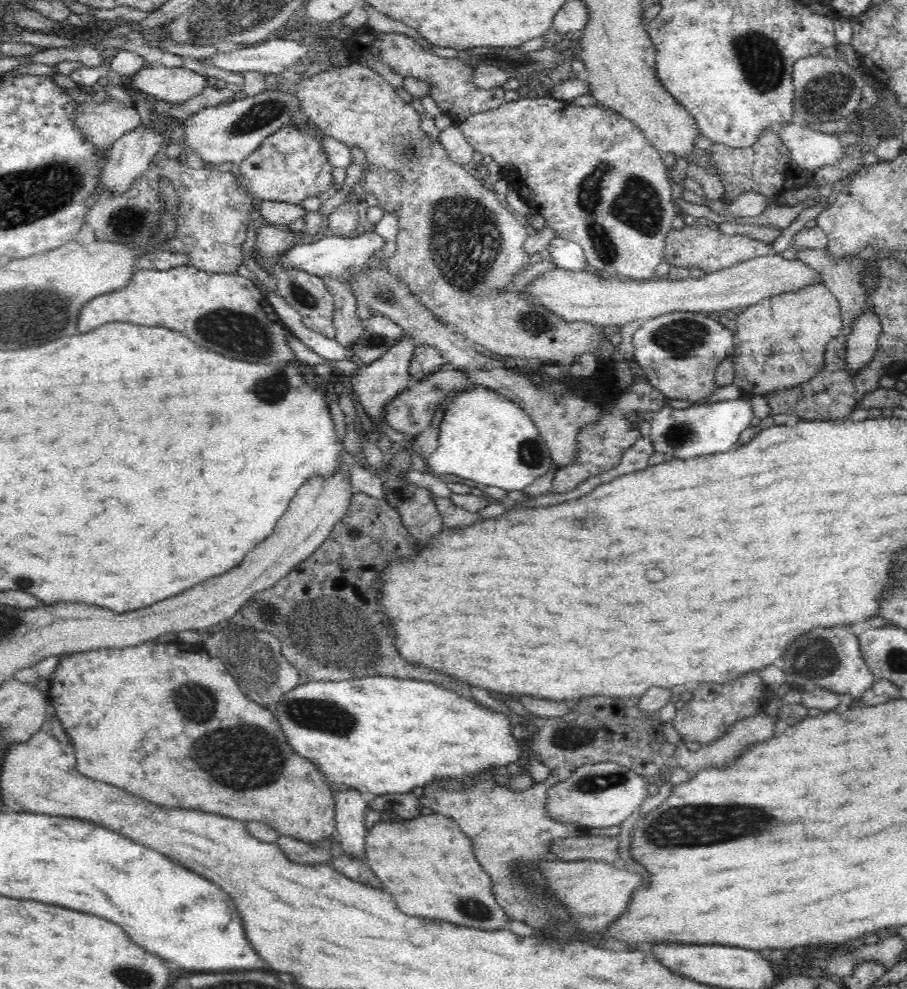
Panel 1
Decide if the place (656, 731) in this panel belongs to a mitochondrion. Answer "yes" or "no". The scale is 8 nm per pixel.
no

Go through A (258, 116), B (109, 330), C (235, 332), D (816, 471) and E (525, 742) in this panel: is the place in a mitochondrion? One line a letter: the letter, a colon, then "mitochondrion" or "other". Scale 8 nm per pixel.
A: mitochondrion
B: other
C: mitochondrion
D: other
E: other

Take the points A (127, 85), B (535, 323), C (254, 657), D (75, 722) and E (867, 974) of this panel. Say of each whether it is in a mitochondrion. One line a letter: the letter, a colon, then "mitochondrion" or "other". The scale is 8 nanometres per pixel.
A: other
B: mitochondrion
C: mitochondrion
D: other
E: other

